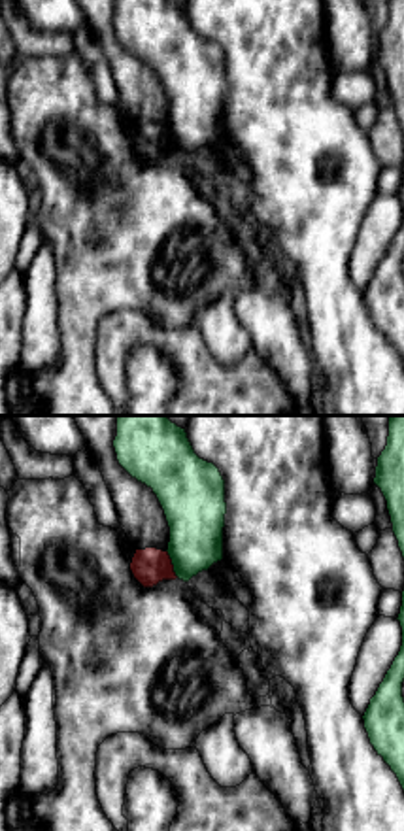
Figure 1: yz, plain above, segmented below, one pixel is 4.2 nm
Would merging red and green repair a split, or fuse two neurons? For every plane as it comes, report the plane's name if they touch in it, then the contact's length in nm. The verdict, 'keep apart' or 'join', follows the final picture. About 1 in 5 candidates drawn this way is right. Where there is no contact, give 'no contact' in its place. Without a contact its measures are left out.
meets red in yz; contact 130 nm long

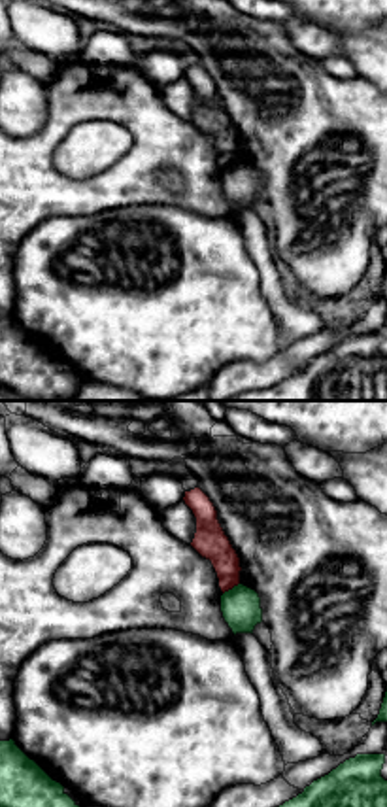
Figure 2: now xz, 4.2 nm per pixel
meets red in xz; contact 90 nm long

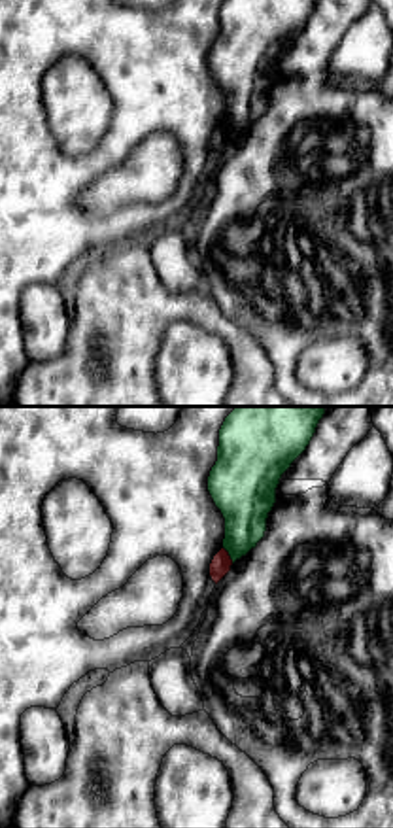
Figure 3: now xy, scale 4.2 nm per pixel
meets red in xy; contact 80 nm long

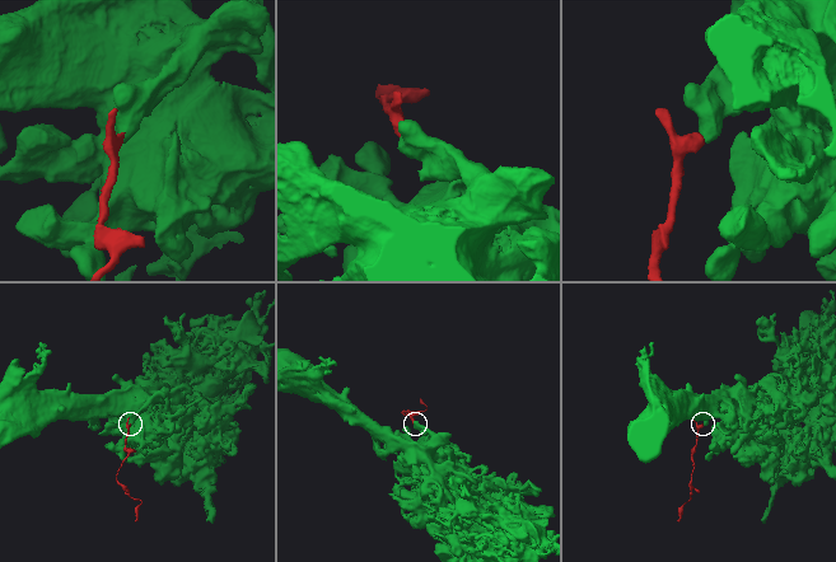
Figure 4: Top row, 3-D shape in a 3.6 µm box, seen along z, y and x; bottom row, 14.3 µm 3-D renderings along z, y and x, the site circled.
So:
keep apart

